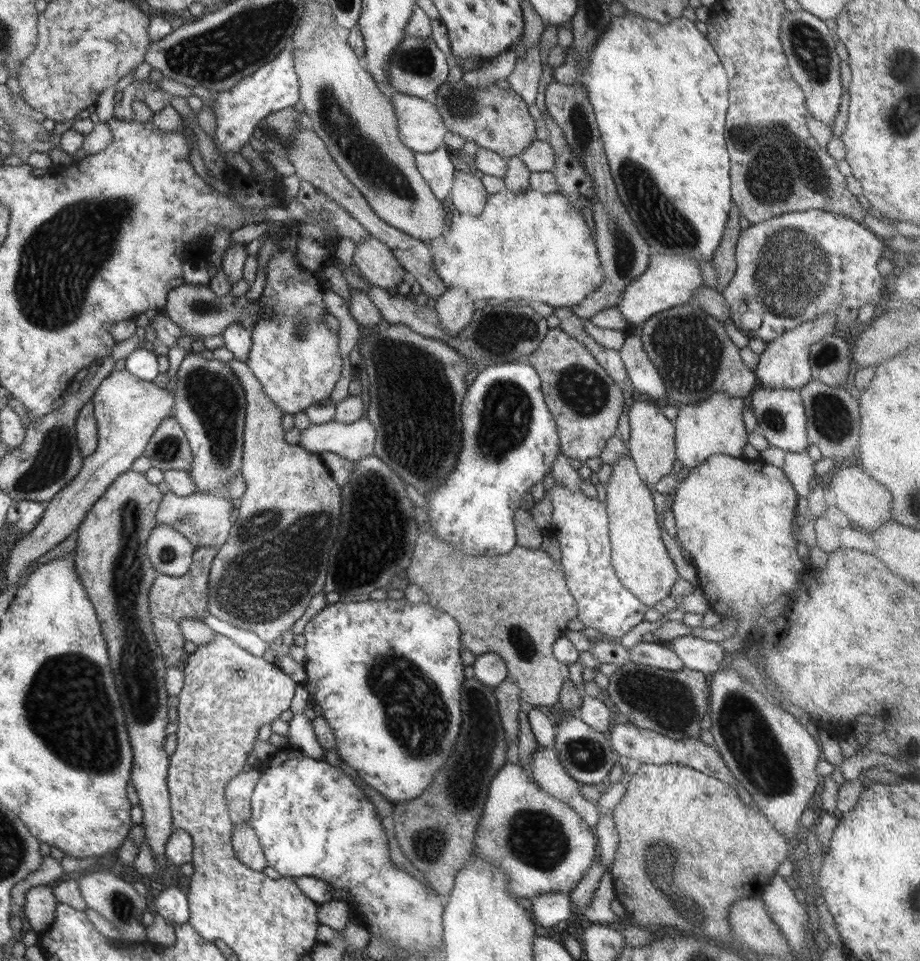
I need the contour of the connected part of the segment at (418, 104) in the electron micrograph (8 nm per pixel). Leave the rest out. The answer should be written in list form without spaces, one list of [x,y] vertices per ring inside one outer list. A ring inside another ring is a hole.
[[[398,91],[390,101],[398,119],[400,140],[408,148],[426,154],[441,147],[447,128],[432,103]]]

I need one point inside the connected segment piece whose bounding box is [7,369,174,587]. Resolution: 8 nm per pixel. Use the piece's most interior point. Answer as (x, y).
(128, 410)

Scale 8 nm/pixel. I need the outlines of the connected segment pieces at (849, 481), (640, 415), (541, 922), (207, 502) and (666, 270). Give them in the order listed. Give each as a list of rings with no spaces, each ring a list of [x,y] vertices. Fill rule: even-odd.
[[[844,468],[835,471],[836,476],[832,475],[832,484],[824,480],[831,502],[846,515],[857,528],[865,530],[876,530],[882,524],[886,524],[892,518],[892,496],[888,488],[872,480],[868,474],[860,472],[858,468]]]
[[[635,402],[629,411],[630,441],[629,455],[634,459],[638,474],[649,486],[656,484],[663,476],[670,474],[676,464],[675,423],[668,420],[656,408],[656,403]]]
[[[546,893],[532,898],[531,901],[533,905],[530,912],[536,926],[555,926],[562,921],[568,921],[571,916],[569,894]]]
[[[229,491],[221,493],[192,493],[190,496],[176,496],[172,492],[166,493],[160,507],[156,511],[157,524],[167,524],[185,536],[193,547],[202,548],[203,546],[215,546],[220,548],[227,540],[230,529],[235,522],[232,522],[233,504],[228,502],[231,498]]]
[[[651,253],[646,272],[627,285],[627,290],[623,292],[618,309],[632,326],[642,325],[653,314],[658,314],[667,308],[691,303],[695,290],[703,286],[705,286],[704,278],[702,278],[700,265],[694,258]]]

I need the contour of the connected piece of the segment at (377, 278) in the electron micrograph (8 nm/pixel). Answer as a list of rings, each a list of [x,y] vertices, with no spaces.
[[[369,233],[356,244],[353,255],[355,270],[372,286],[388,289],[406,281],[407,271],[401,262],[386,244]]]

